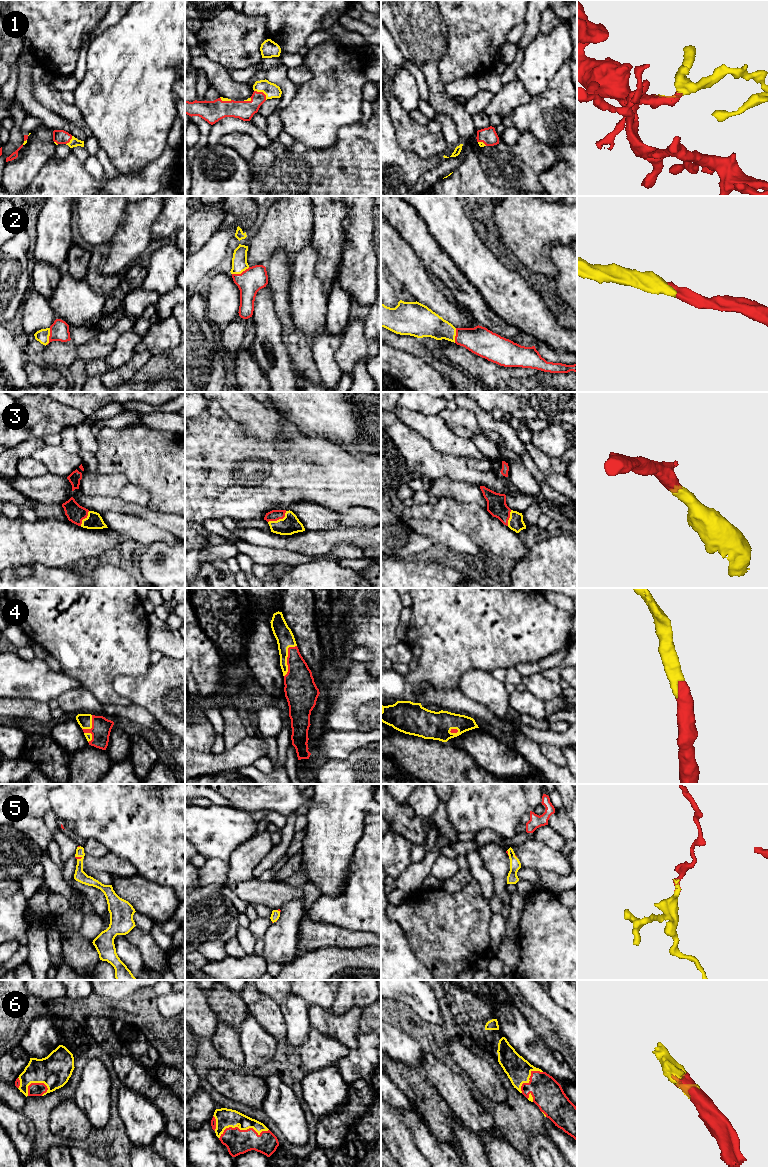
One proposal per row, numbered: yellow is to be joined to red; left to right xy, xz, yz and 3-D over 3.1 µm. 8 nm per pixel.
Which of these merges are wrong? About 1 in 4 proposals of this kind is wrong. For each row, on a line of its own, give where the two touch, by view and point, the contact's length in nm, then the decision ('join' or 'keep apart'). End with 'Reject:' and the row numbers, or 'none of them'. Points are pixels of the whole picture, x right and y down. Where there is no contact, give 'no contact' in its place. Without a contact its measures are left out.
1: meets red in xz at (262, 92); contact 130 nm long; join
2: meets red in xz at (241, 273); contact 160 nm long; join
3: meets red in xz at (278, 519); contact 180 nm long; join
4: meets red in xz at (287, 658); contact 280 nm long; join
5: meets red in xy at (79, 857); contact 60 nm long; join
6: meets red in xz at (242, 1130); contact 400 nm long; join
Reject: none of them

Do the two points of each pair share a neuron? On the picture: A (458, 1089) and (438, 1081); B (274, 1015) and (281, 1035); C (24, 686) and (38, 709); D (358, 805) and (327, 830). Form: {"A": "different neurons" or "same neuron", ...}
{"A": "same neuron", "B": "same neuron", "C": "different neurons", "D": "same neuron"}

